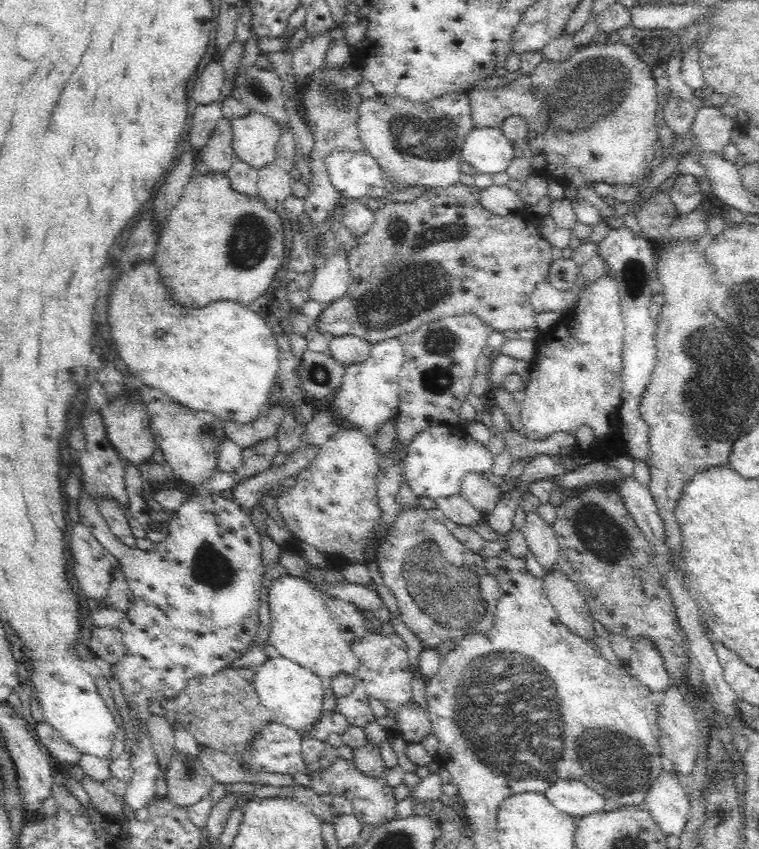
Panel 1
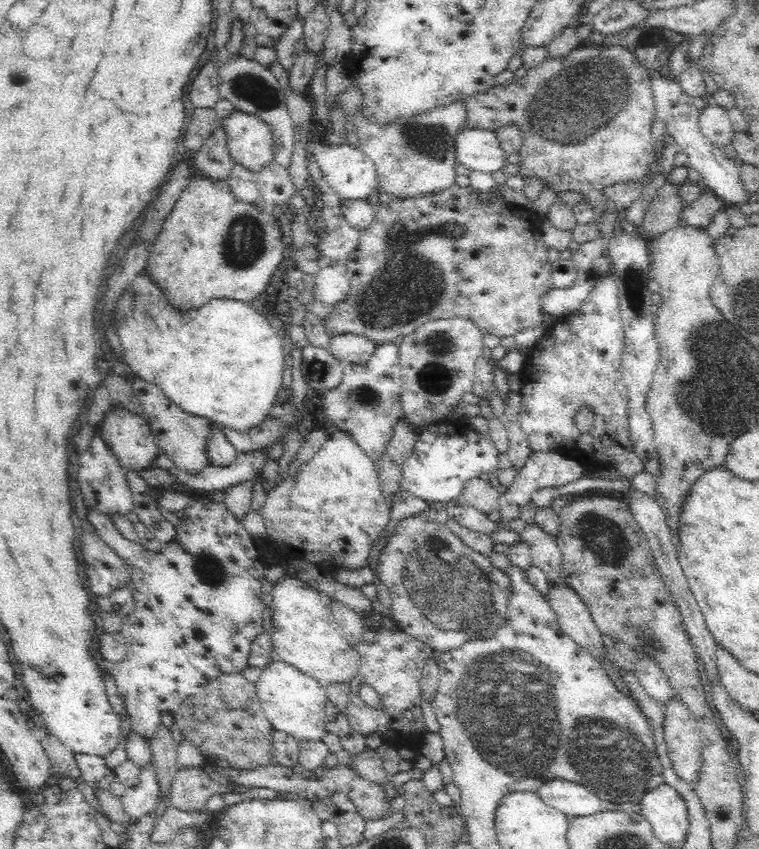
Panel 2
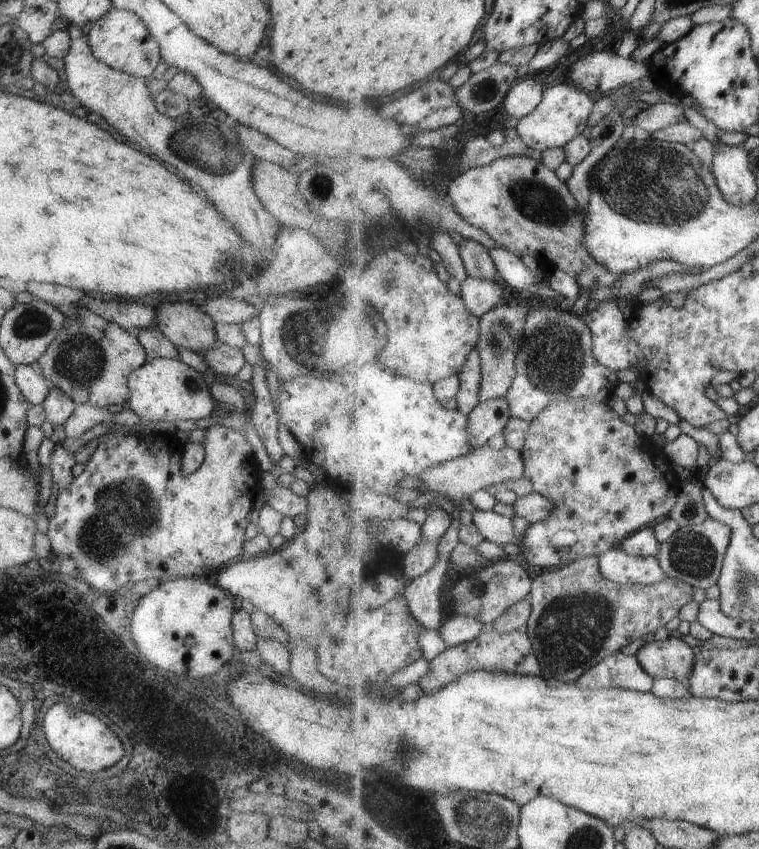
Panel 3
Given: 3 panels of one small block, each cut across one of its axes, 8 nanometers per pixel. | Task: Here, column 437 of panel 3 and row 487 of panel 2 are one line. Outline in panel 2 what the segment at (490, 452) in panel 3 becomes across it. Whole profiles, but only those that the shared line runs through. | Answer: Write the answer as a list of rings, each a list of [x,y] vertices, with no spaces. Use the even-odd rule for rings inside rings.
[[[479,477],[468,480],[461,494],[461,502],[472,506],[485,515],[500,510],[500,492]]]

